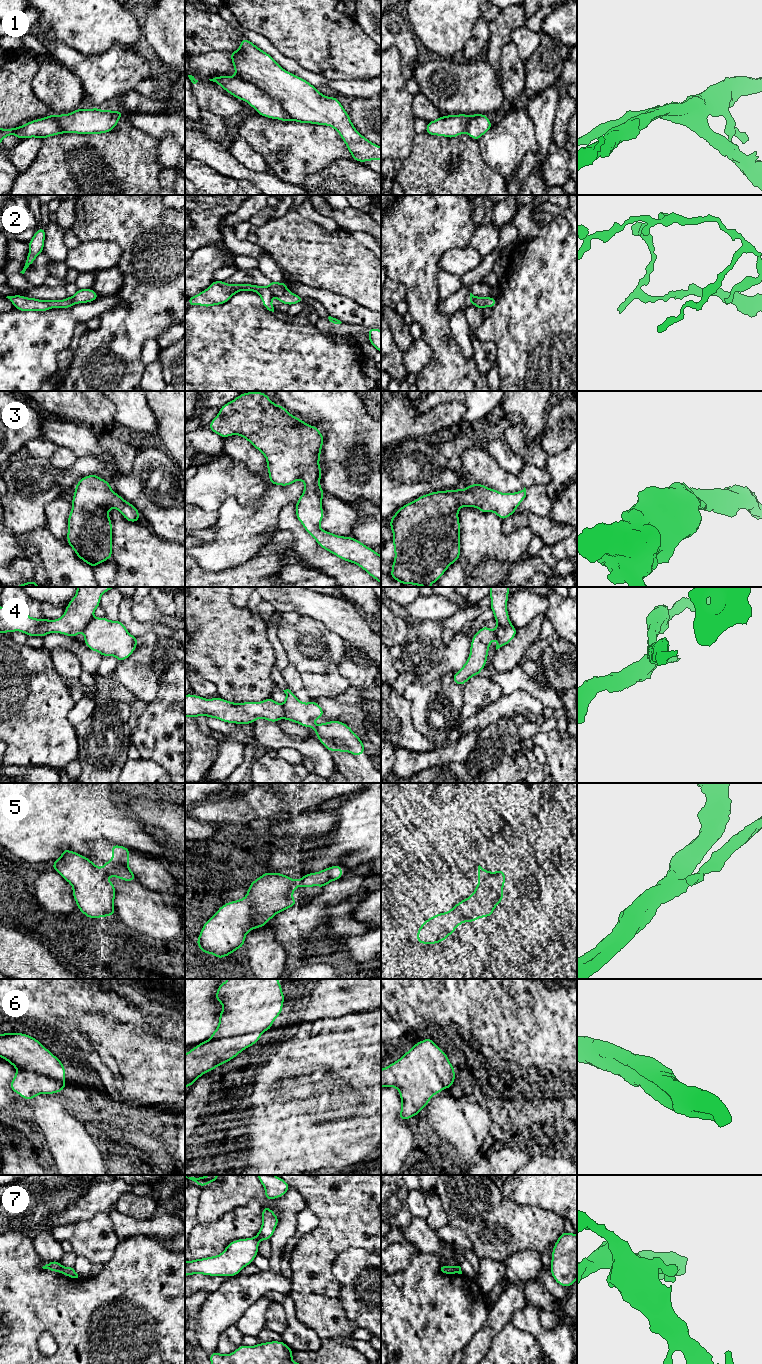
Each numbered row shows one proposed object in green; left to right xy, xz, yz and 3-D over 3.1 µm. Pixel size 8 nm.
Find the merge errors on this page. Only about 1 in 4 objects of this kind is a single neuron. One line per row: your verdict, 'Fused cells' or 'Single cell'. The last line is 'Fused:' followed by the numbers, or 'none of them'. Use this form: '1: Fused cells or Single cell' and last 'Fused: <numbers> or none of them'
1: Fused cells
2: Fused cells
3: Single cell
4: Fused cells
5: Fused cells
6: Single cell
7: Fused cells
Fused: 1, 2, 4, 5, 7

